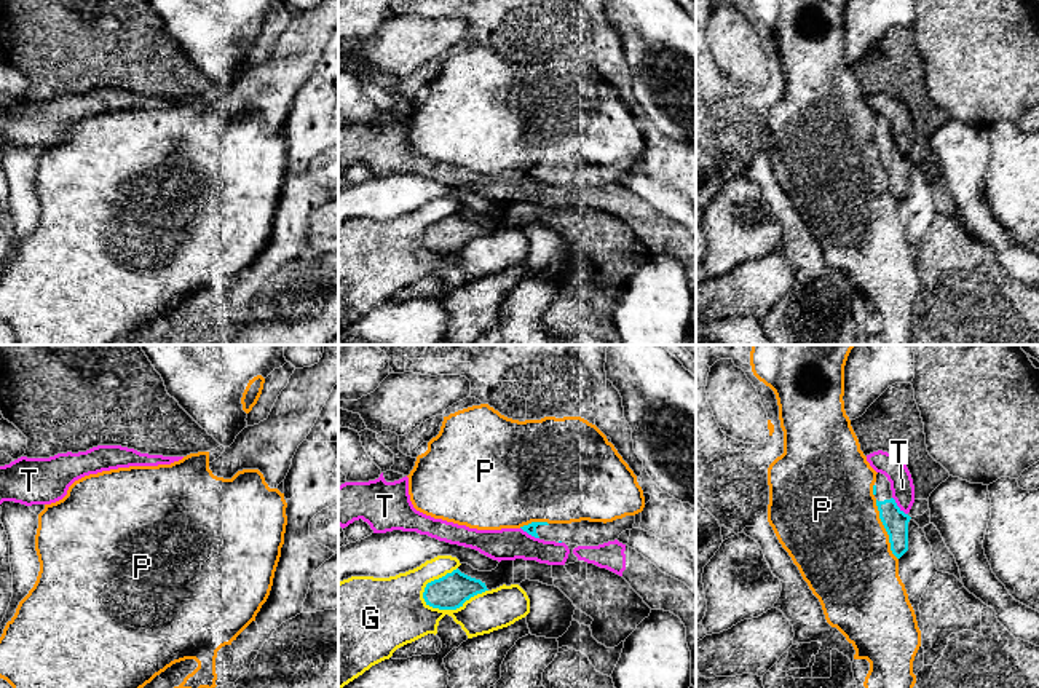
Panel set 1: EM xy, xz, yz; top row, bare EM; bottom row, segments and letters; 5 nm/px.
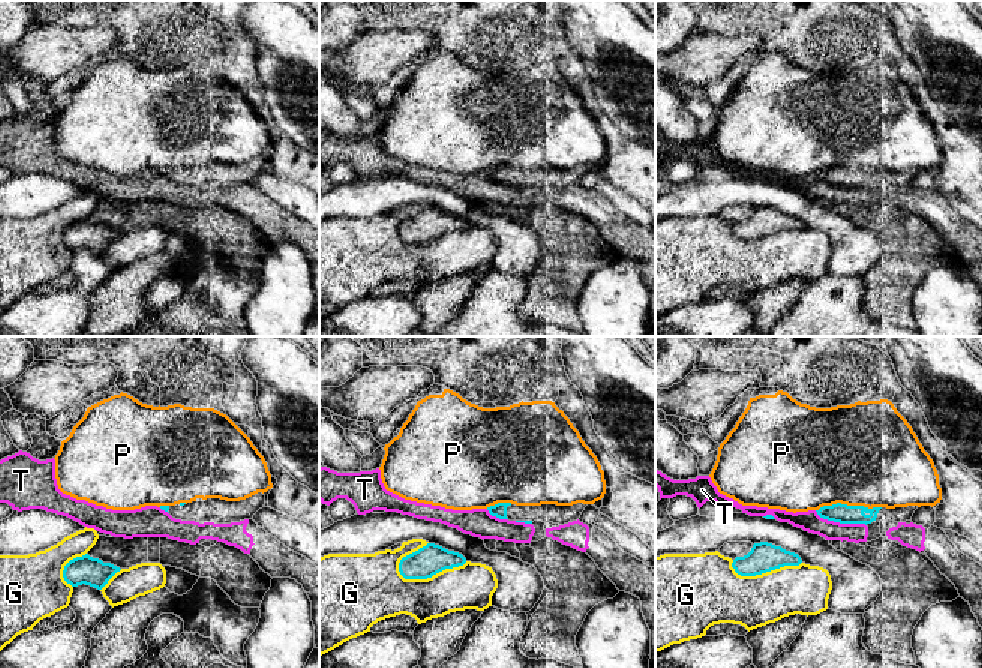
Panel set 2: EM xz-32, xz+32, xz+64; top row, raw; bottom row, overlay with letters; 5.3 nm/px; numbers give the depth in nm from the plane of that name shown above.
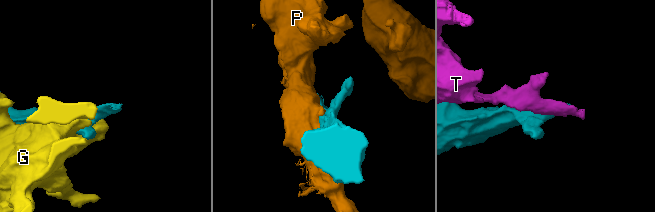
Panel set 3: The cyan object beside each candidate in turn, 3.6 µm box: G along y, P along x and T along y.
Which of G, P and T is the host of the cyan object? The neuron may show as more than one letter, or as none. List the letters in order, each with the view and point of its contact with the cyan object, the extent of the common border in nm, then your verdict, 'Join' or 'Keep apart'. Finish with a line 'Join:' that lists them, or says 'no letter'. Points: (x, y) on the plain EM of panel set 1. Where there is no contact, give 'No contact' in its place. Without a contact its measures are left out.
G: Touches cyan at xz (454, 251). Shared border 340 nm. Keep apart
P: Touches cyan at yz (886, 173). Shared border 320 nm. Keep apart
T: Touches cyan at yz (897, 149). Shared border 120 nm. Keep apart
Join: no letter

